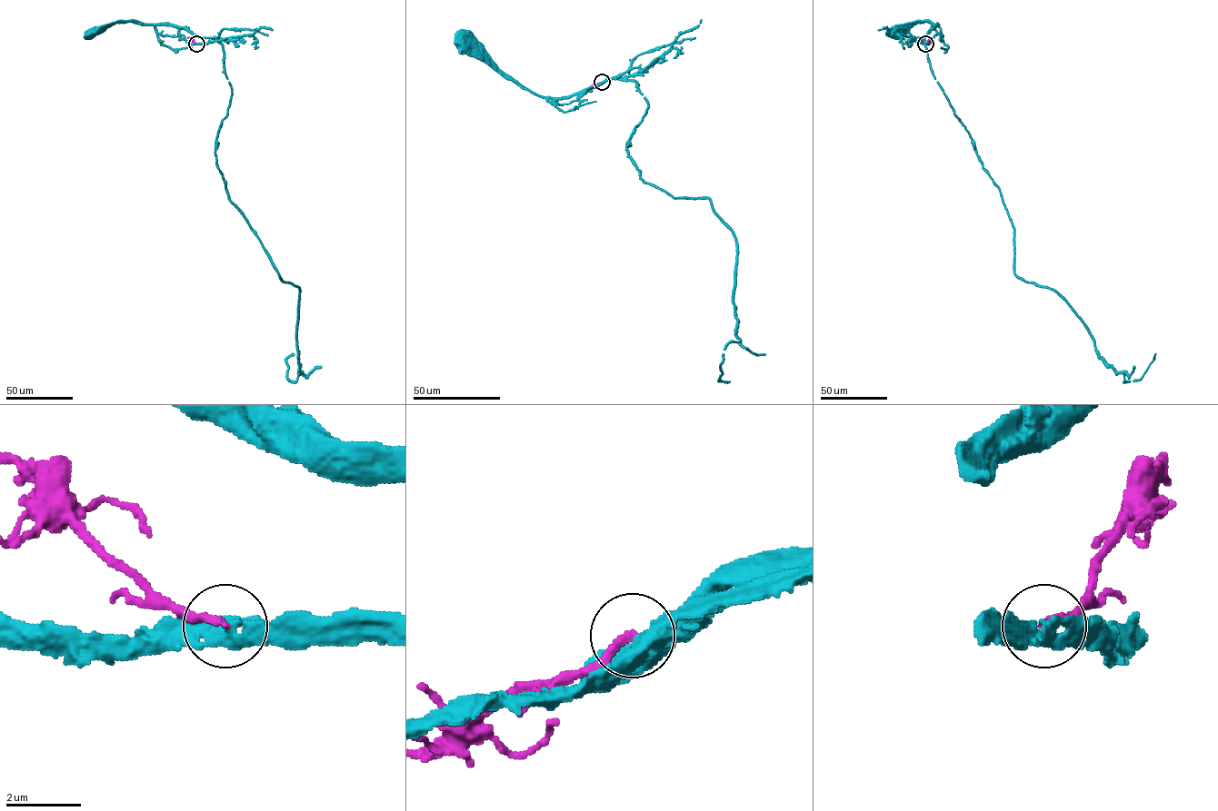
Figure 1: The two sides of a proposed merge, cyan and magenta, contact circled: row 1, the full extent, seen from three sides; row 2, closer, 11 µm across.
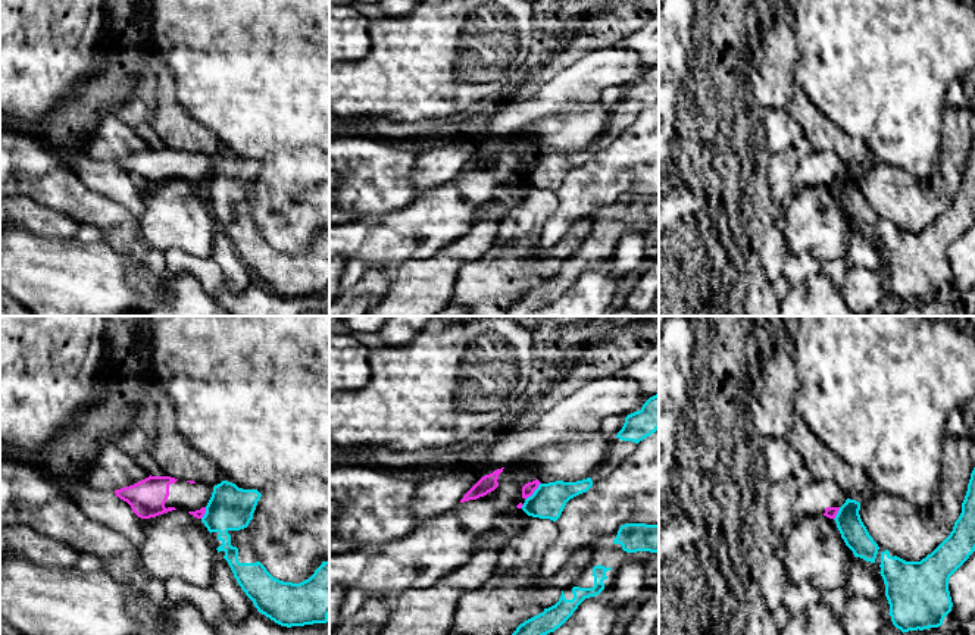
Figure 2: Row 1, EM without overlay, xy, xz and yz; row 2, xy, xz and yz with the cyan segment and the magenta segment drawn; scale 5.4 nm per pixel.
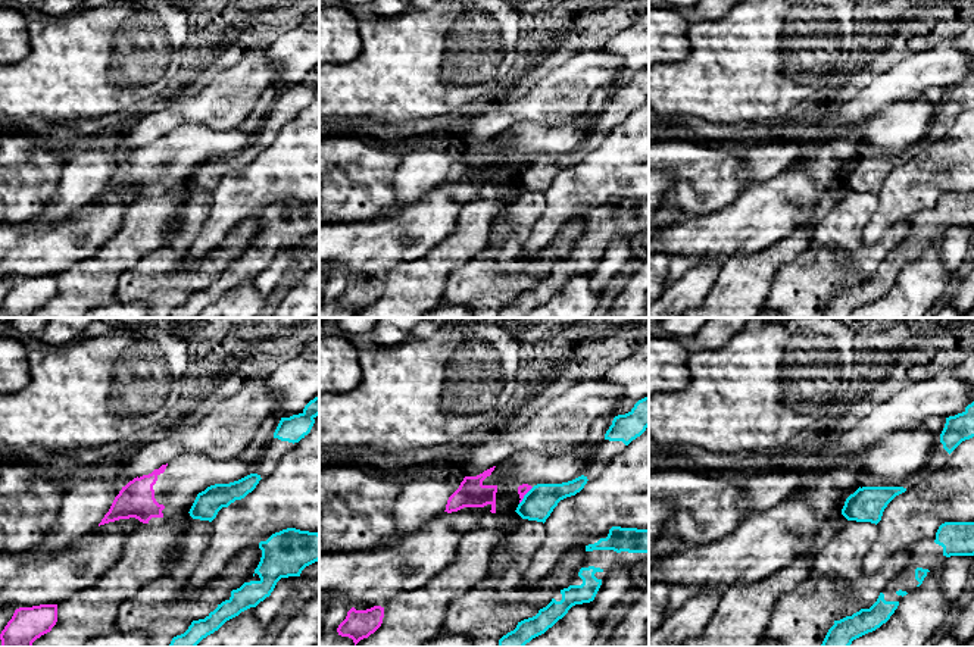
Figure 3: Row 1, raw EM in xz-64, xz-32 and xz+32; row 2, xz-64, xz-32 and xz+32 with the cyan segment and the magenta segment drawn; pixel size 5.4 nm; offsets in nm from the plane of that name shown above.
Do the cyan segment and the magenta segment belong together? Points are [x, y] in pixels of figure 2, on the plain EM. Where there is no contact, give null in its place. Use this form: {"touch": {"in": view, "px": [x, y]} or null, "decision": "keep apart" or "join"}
{"touch": {"in": "xz", "px": [534, 162]}, "decision": "keep apart"}

